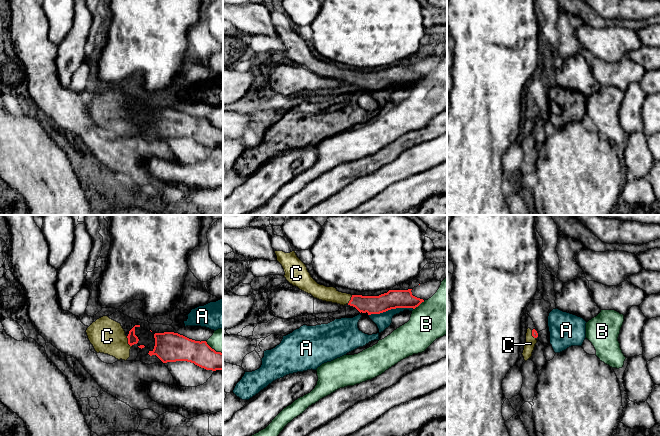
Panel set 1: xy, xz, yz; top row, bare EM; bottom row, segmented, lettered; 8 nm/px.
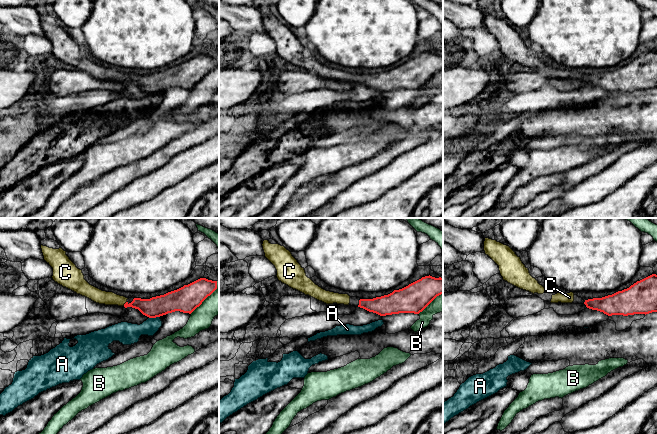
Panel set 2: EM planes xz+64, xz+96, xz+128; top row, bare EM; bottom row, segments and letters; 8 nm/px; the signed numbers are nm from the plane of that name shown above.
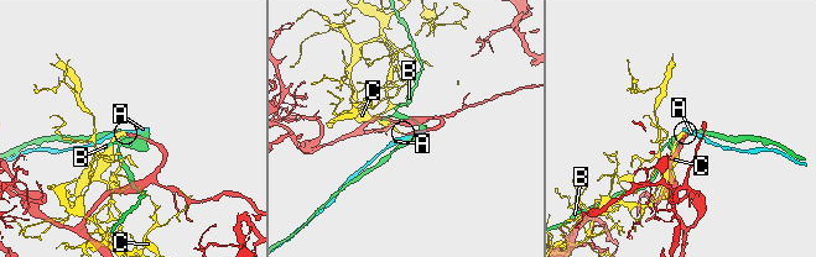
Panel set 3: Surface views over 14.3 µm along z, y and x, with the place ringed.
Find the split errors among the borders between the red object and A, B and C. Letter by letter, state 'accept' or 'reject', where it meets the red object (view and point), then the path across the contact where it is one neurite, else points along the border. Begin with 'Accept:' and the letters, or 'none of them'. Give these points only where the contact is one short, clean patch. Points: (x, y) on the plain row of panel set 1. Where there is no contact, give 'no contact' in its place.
Accept: C
A: reject | xz (390, 85)
B: reject | xz (419, 80)
C: accept | xy (128, 117) | across xy (132, 114), (128, 117), (113, 117), (107, 112)

